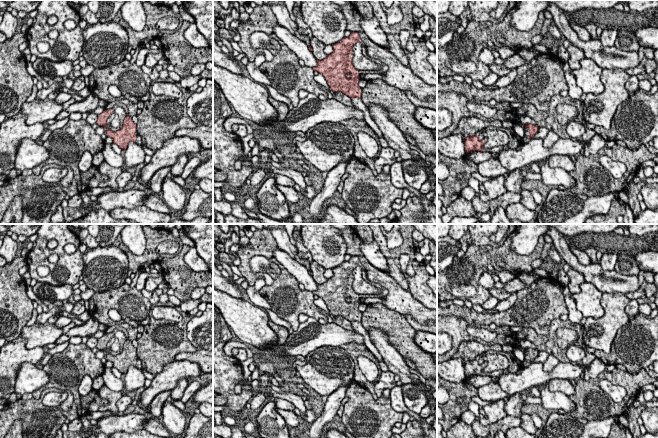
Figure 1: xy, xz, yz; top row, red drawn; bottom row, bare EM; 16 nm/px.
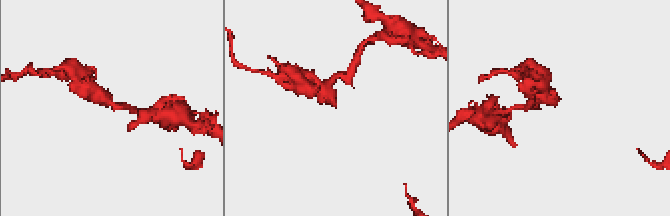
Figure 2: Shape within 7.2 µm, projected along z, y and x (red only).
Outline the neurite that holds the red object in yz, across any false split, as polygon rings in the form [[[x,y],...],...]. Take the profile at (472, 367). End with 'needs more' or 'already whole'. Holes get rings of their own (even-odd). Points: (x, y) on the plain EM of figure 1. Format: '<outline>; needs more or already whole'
[[[477,358],[475,360],[468,360],[465,363],[465,376],[469,377],[470,375],[483,375],[484,368],[485,365],[480,364]]]; already whole

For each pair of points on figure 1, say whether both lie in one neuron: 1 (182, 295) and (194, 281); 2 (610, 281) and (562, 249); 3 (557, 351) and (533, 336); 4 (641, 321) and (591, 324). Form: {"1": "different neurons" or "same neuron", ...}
{"1": "same neuron", "2": "same neuron", "3": "same neuron", "4": "different neurons"}

